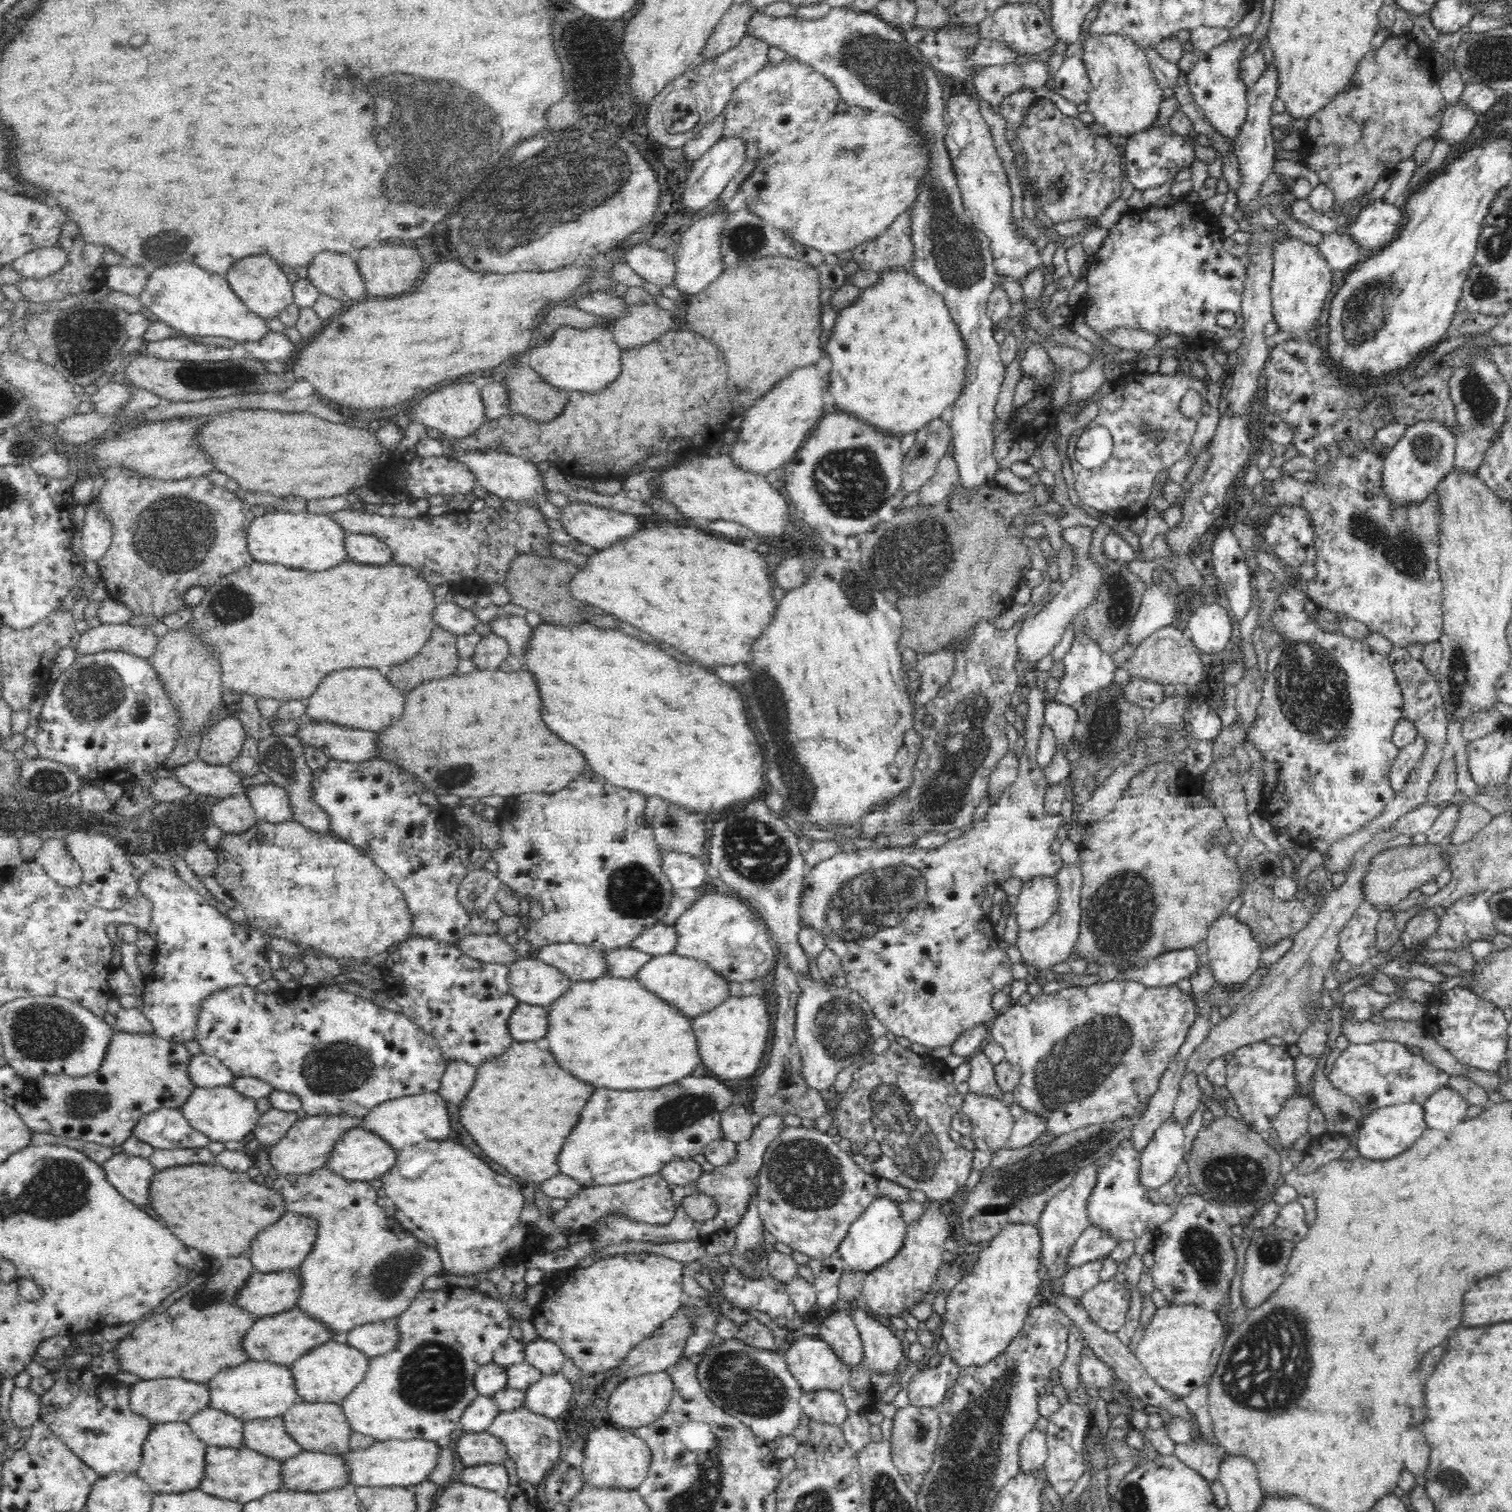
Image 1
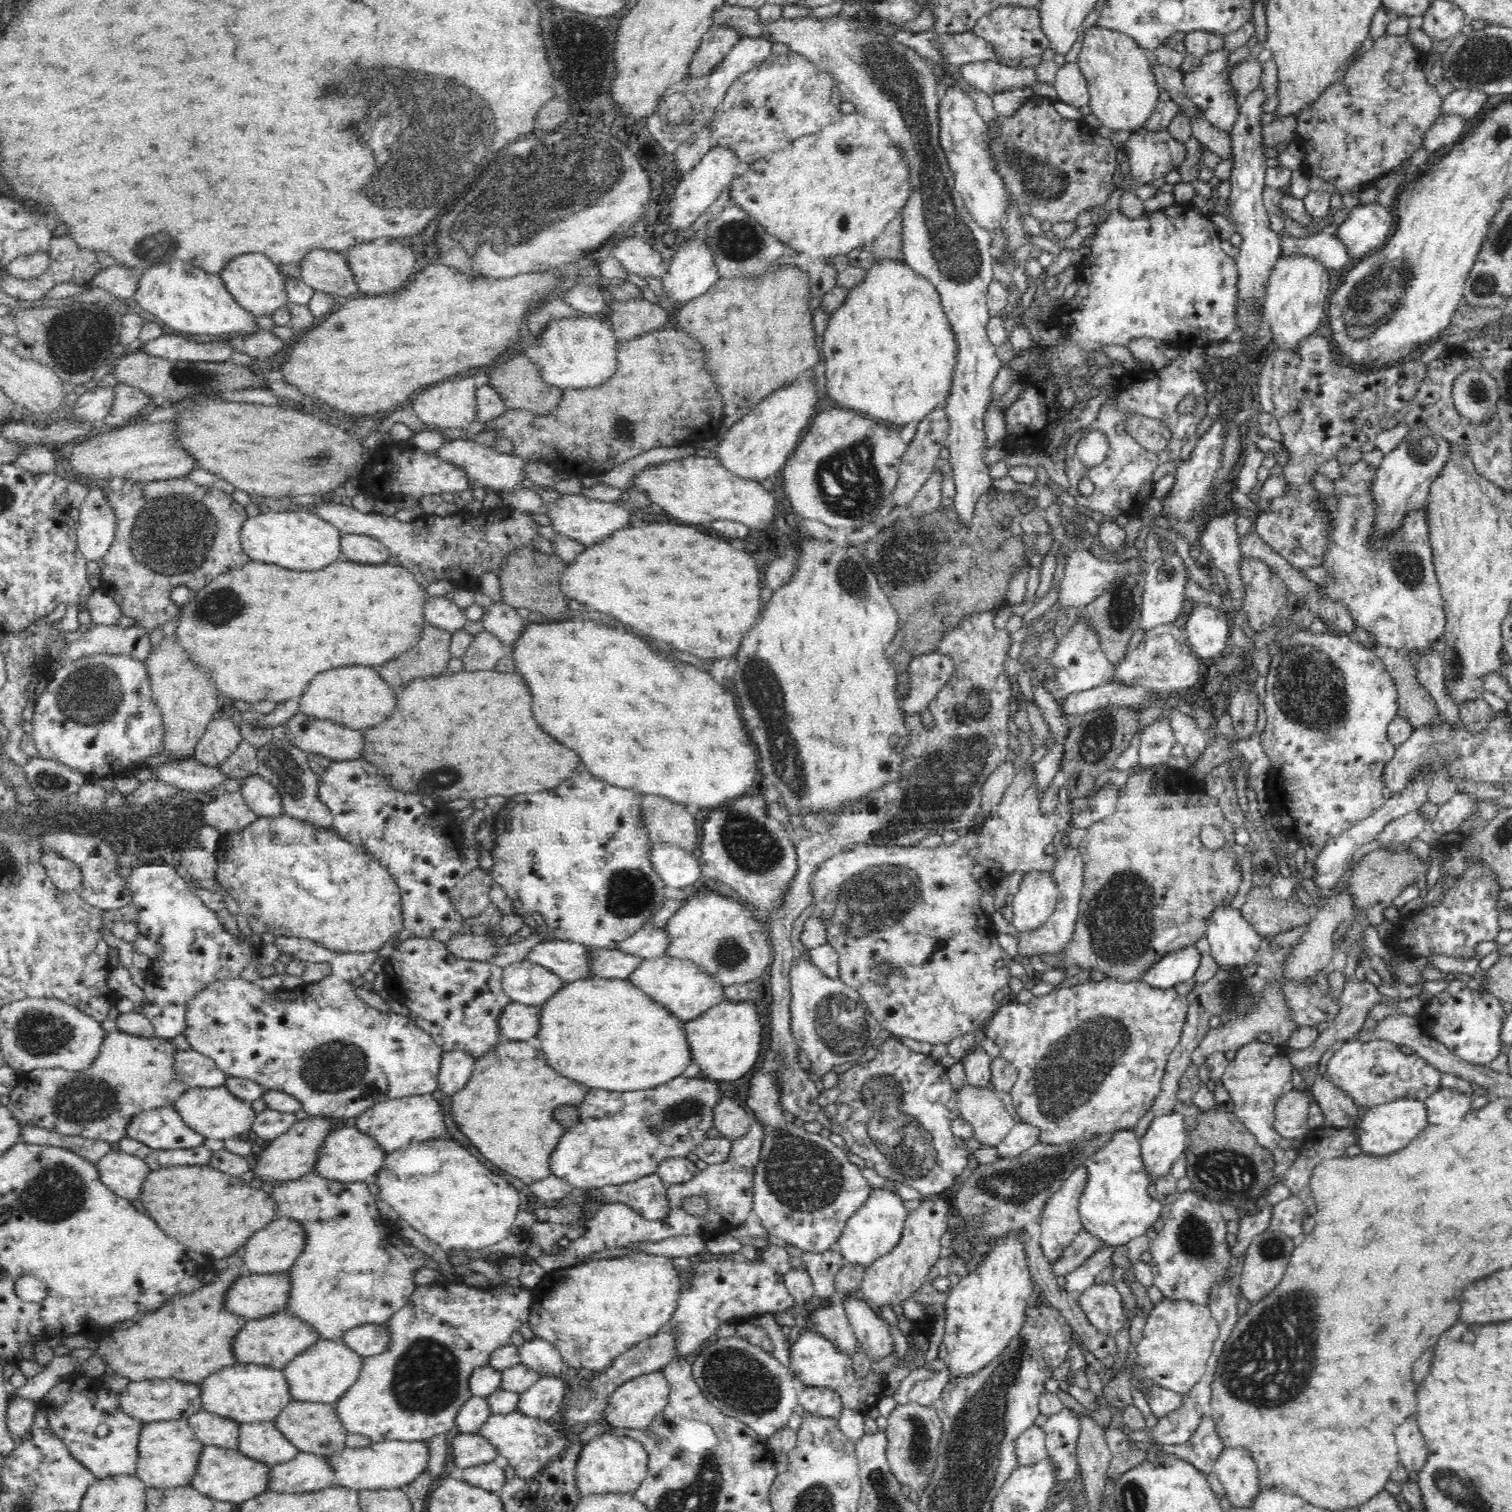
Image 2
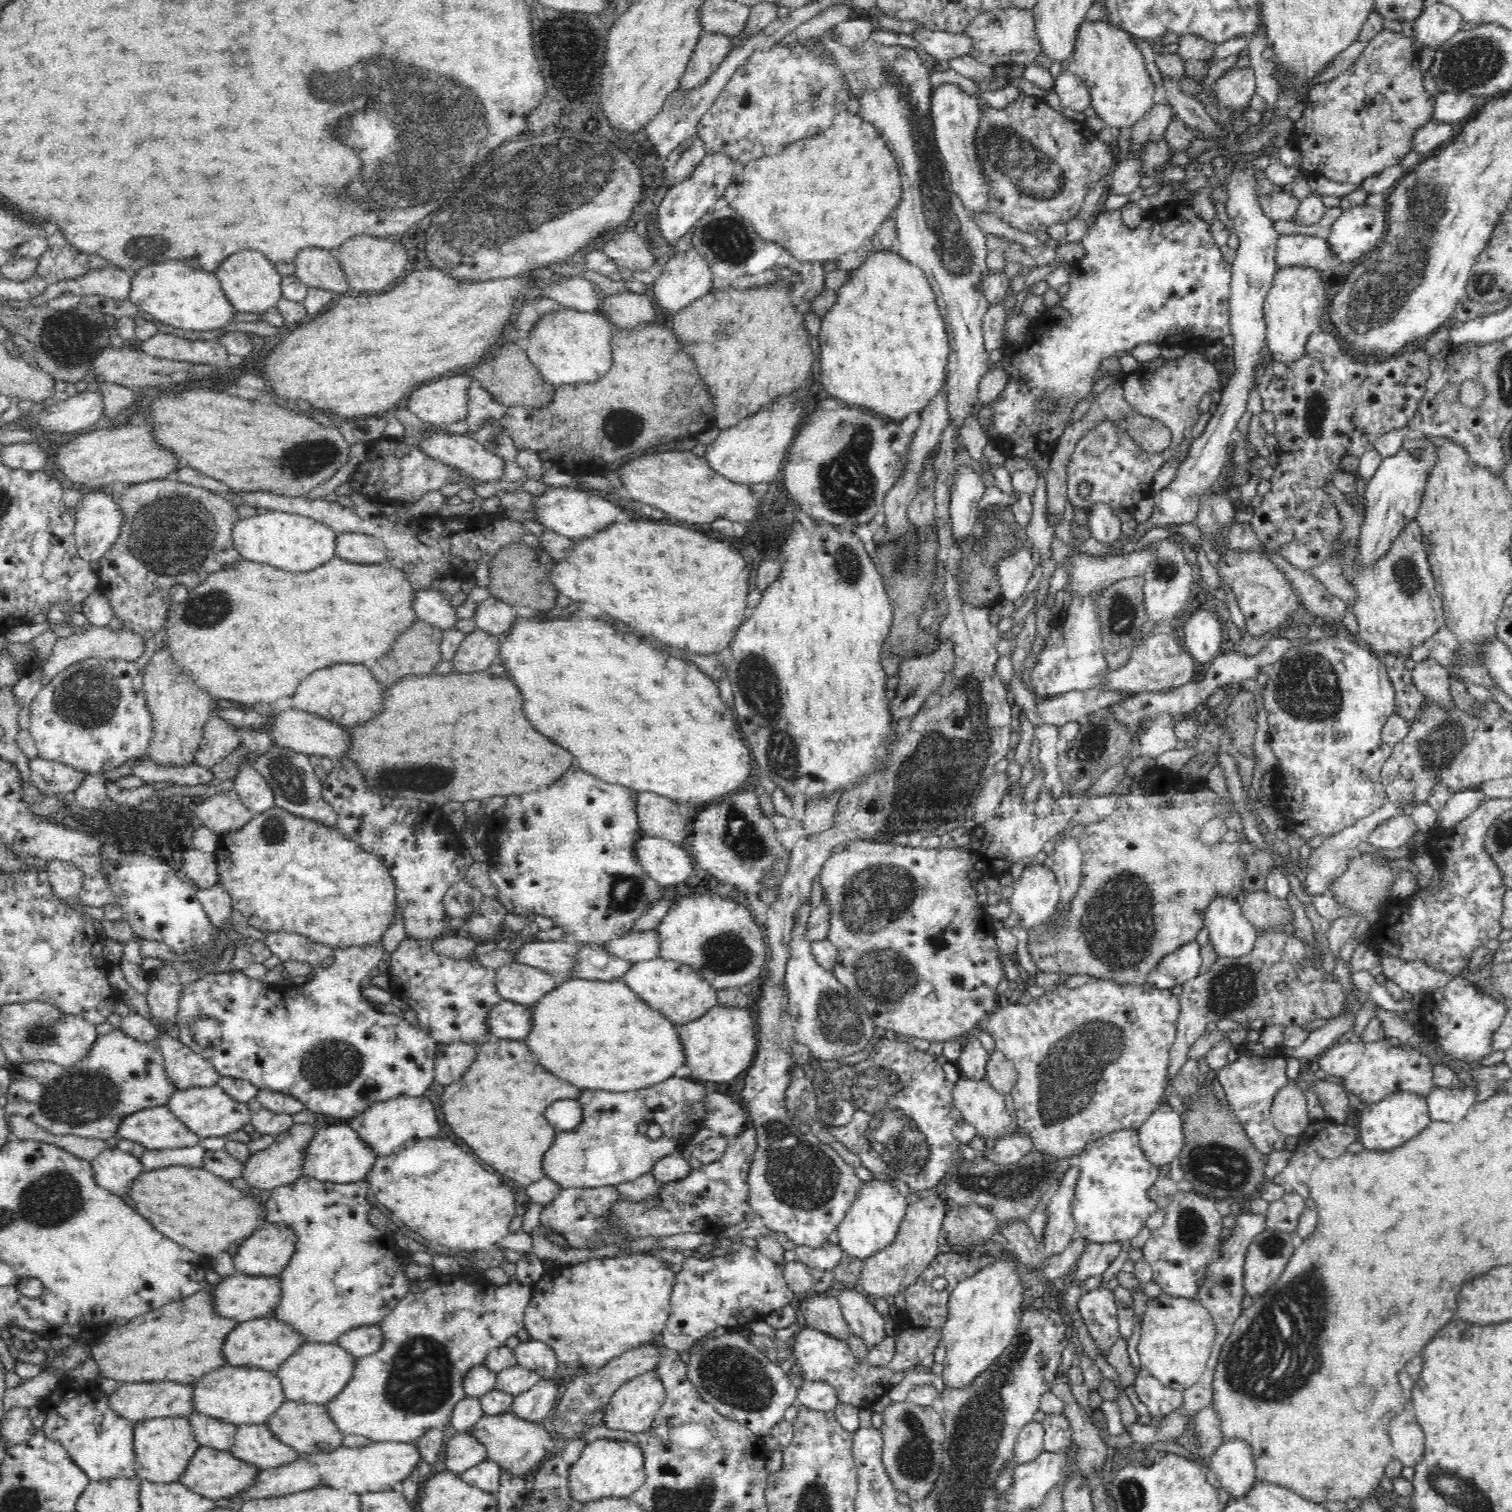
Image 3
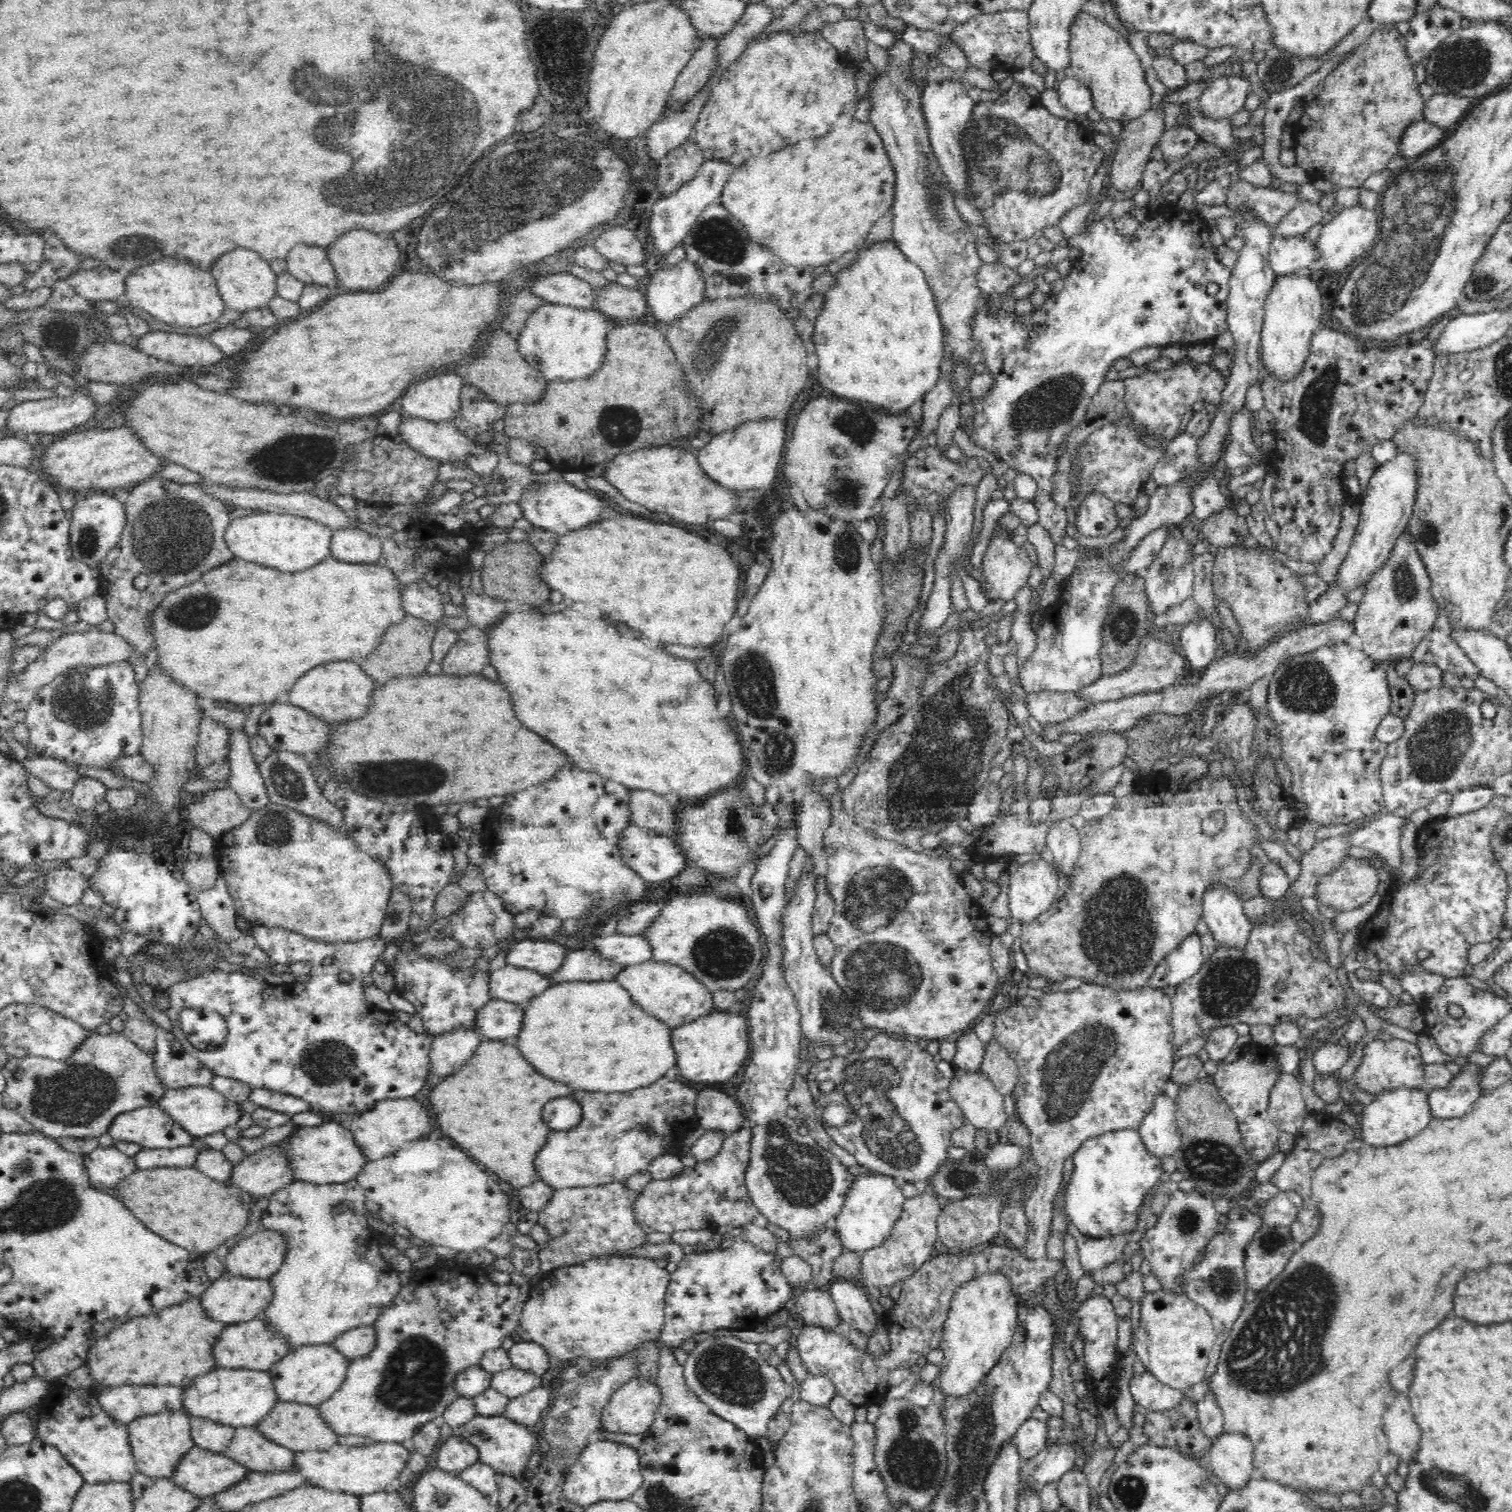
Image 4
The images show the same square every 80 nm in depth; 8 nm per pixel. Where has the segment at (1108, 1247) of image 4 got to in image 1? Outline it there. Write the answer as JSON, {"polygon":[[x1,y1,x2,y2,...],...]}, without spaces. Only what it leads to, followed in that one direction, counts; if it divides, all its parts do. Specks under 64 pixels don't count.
{"polygon":[[1102,1258,1072,1267,1063,1276,1062,1295,1080,1300,1082,1296,1100,1282]]}

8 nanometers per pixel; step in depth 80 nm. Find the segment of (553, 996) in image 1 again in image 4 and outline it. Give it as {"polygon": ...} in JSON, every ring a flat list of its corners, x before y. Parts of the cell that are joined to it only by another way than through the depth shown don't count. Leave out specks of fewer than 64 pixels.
{"polygon":[[506,964,491,973,490,995,492,998,524,1005,552,985,552,979,545,974]]}

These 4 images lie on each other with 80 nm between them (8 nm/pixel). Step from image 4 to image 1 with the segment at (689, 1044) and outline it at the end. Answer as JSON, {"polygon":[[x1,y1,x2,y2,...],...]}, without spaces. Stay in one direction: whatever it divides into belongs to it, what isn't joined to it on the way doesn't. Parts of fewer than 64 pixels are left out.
{"polygon":[[761,994,734,995,728,997,715,1010,697,1016,693,1020,693,1028,698,1038,700,1055,707,1070,712,1070,720,1078,747,1078,756,1072,756,1068,762,1062,763,1054,766,1054,766,1044,770,1040,772,1032,772,1016,770,1016,770,1002]]}

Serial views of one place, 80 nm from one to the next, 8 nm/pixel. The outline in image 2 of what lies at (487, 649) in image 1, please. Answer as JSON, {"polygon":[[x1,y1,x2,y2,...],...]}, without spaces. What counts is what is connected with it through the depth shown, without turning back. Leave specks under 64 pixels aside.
{"polygon":[[484,631,476,634,468,652,460,659,464,665,464,671,495,670,498,660,507,653,508,651,497,636]]}

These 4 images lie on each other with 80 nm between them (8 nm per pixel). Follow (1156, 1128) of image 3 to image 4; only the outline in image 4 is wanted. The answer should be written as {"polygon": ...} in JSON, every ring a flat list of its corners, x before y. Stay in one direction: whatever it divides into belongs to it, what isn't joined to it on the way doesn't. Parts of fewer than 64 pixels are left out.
{"polygon":[[1160,1094,1156,1098,1154,1110,1150,1110,1150,1114,1146,1114,1139,1126,1139,1135,1146,1151,1152,1157,1158,1160,1164,1156,1173,1157,1181,1146,1175,1099,1166,1094]]}

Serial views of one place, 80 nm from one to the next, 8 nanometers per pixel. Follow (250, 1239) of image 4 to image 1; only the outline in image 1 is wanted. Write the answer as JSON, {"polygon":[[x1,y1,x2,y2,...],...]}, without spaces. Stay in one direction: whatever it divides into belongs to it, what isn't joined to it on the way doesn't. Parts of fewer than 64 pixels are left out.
{"polygon":[[287,1211,278,1222,274,1222,258,1233,252,1244,249,1258,256,1265,256,1270,263,1273,299,1268,312,1252,312,1248,318,1240,318,1230,320,1230,320,1221,317,1218]]}

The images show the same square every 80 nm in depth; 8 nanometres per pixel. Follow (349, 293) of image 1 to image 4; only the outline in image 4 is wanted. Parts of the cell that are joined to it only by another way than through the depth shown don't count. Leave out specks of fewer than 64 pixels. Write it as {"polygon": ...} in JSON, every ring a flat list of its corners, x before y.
{"polygon":[[294,246,286,256,288,271,305,284,320,286,340,286,334,263,328,257,328,251,322,247]]}

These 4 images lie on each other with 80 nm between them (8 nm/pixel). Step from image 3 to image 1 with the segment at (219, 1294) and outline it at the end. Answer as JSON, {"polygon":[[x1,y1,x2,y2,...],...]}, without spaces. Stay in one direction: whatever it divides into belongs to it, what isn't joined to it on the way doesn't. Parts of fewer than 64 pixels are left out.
{"polygon":[[300,1268,275,1273,252,1273,238,1298,238,1305,260,1317,296,1308,302,1297,304,1277]]}

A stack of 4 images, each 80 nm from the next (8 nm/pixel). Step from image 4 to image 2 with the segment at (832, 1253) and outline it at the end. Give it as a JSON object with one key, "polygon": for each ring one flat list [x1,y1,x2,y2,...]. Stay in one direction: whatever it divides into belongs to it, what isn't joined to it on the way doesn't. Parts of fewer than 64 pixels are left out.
{"polygon":[[833,1251,822,1252,805,1252,802,1256,802,1263,806,1266,807,1273,811,1276,816,1296,826,1302,834,1296,837,1291,835,1285,836,1274,846,1262,842,1253]]}

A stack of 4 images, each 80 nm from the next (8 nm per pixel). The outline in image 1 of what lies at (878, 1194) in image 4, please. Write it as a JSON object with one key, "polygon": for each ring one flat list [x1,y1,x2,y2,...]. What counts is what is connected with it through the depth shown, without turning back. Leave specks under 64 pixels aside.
{"polygon":[[880,1195,878,1200,870,1204,865,1213,850,1226,848,1236,838,1249,839,1257,847,1264,848,1270,867,1275,897,1257,904,1246,908,1230,908,1225,904,1222,897,1206,893,1200]]}

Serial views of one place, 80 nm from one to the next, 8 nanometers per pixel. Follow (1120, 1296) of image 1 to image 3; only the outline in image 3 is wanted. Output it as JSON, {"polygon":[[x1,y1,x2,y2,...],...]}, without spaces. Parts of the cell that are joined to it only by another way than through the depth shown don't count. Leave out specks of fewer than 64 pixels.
{"polygon":[[1100,1287,1091,1292,1083,1293,1077,1305,1088,1332,1094,1338,1094,1342,1096,1342,1098,1352,1106,1357,1109,1348,1115,1344,1120,1336,1115,1293,1110,1288]]}

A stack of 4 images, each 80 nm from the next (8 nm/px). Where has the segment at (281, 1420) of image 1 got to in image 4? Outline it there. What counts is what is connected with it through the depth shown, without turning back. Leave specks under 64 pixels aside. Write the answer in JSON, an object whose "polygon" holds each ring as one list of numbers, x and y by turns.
{"polygon":[[258,1425,235,1429,232,1444,223,1453,256,1472,286,1470,294,1465,296,1456,293,1450,266,1437]]}

